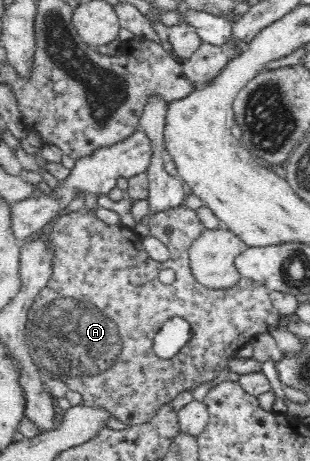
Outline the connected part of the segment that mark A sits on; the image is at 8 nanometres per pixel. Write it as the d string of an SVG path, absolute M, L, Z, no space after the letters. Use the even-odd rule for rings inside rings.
M185 204L151 214L144 230L128 228L122 224L106 225L85 210L62 214L51 231L51 243L56 250L53 273L28 310L27 328L24 331L28 351L42 376L63 380L68 389L80 393L82 405L104 408L110 417L122 421L127 427L138 428L147 424L162 406L179 393L192 393L198 386L214 381L246 343L252 343L256 336L269 333L275 328L282 315L273 306L269 294L271 290L264 284L245 279L231 288L217 291L198 283L194 278L190 268L189 249L206 230L197 211ZM143 231L149 232L166 245L170 250L168 261L158 263L150 258L142 244ZM165 269L171 269L175 273L171 284L163 284L158 279L160 272ZM173 317L186 320L190 324L192 336L172 359L162 359L153 350L155 335ZM162 363L166 365L164 379L168 379L166 383L154 383L154 375L160 375ZM129 373L152 373L148 375L152 379L152 393L146 393L146 389L142 389L140 375Z

